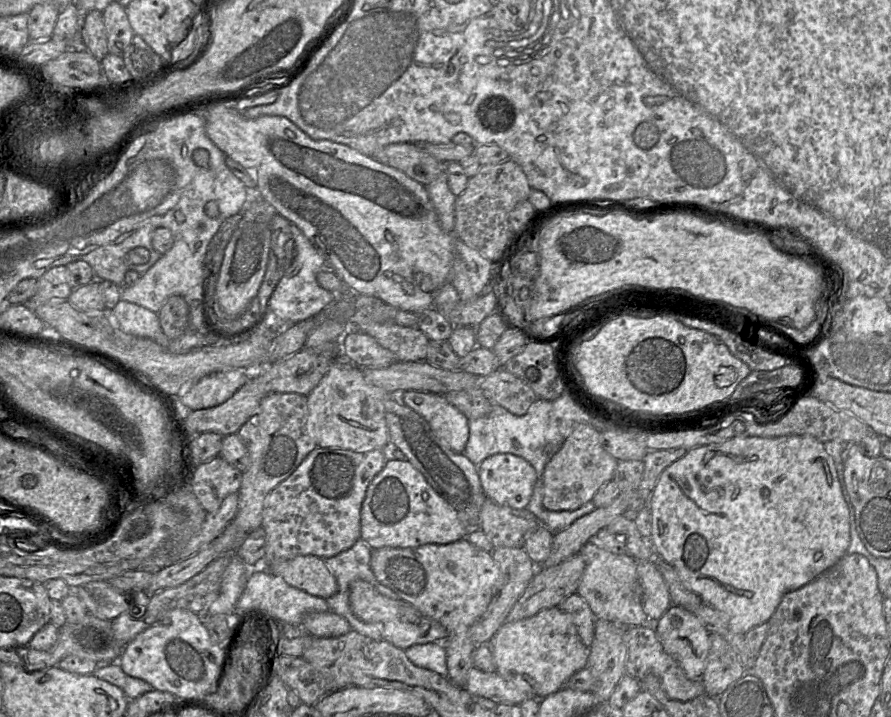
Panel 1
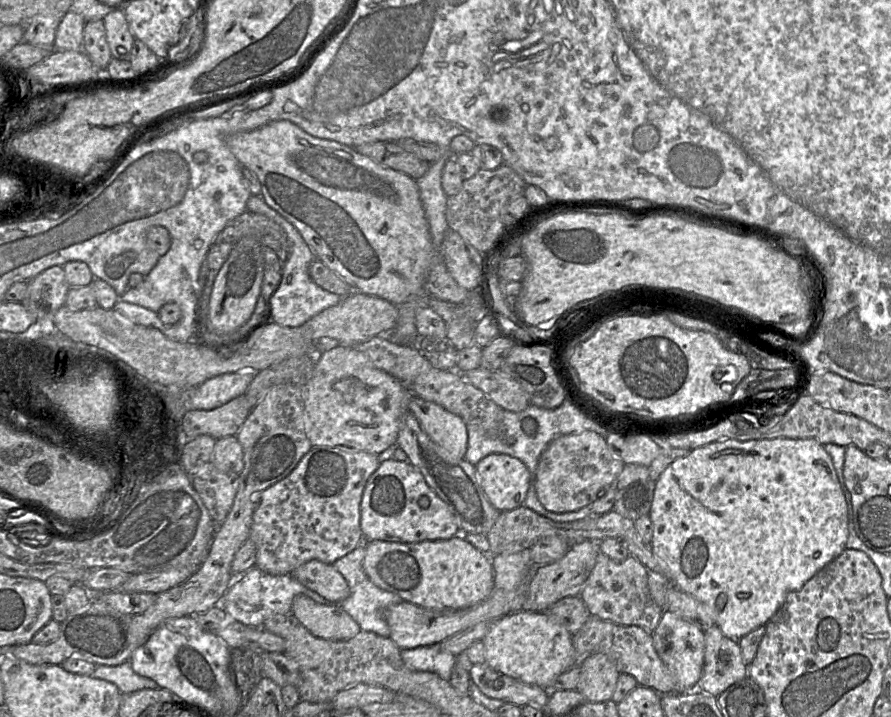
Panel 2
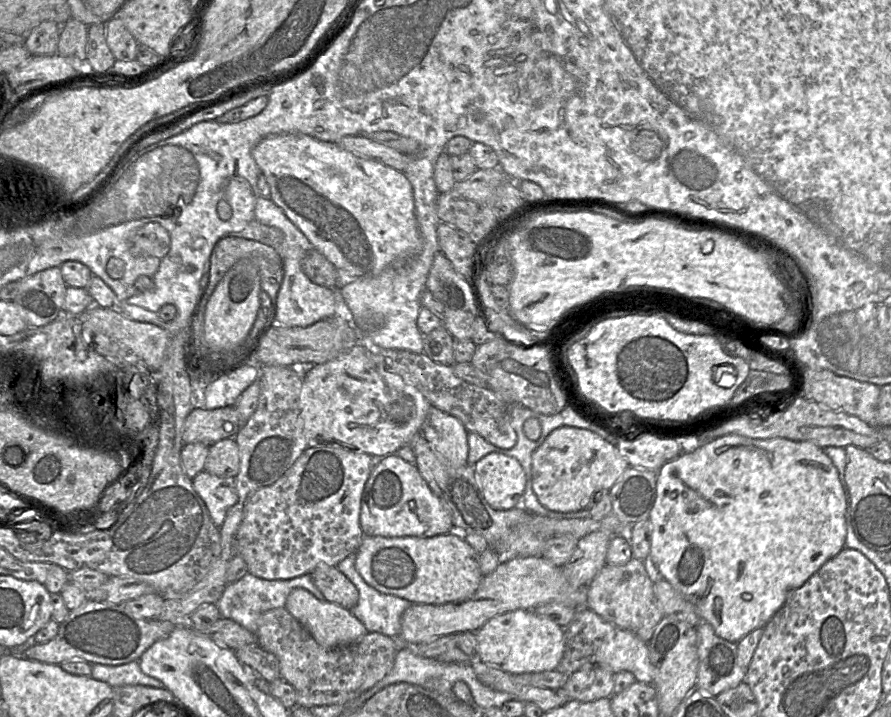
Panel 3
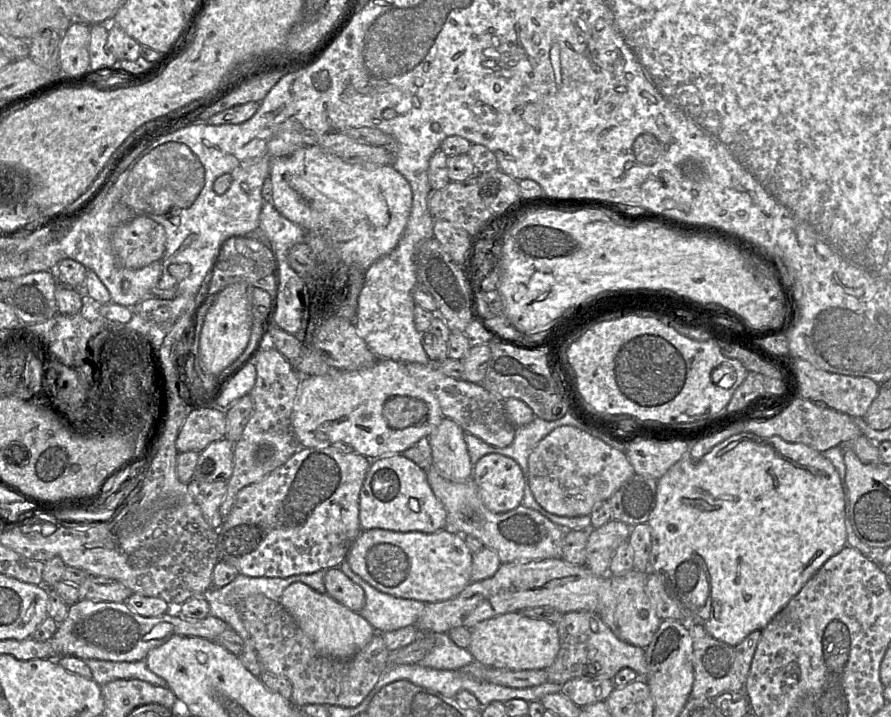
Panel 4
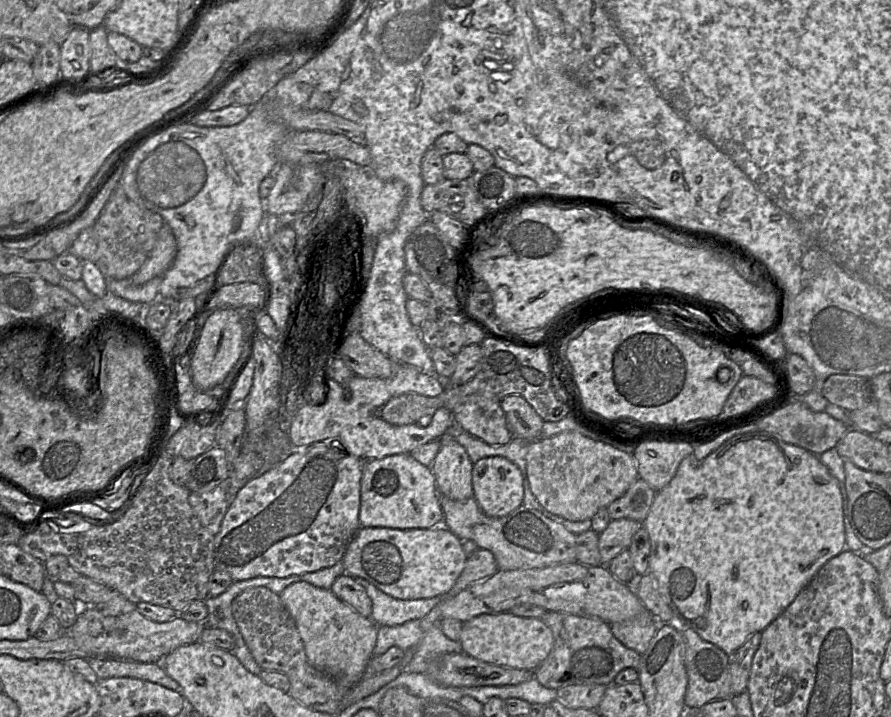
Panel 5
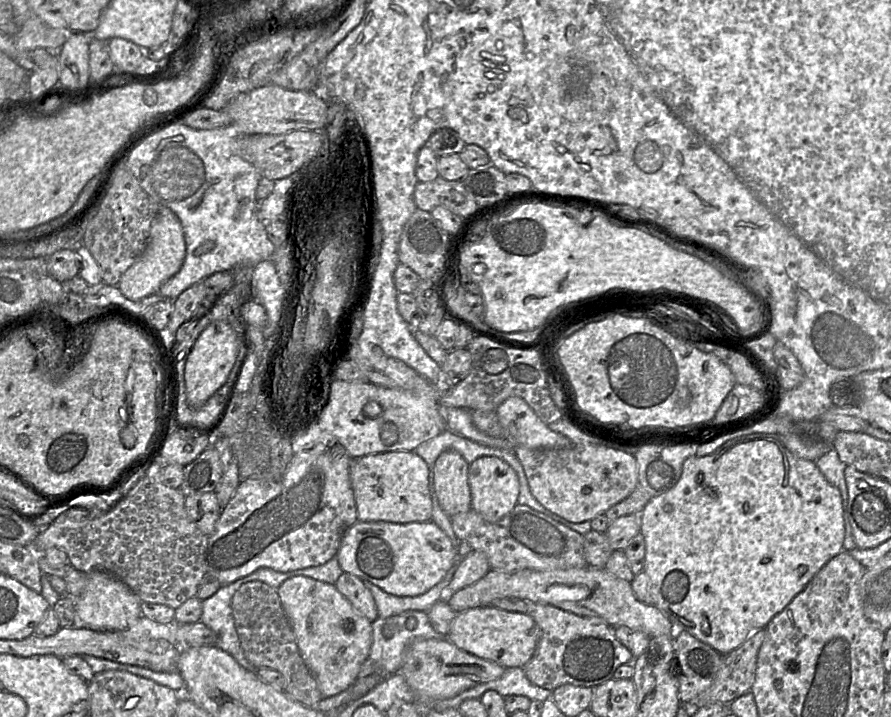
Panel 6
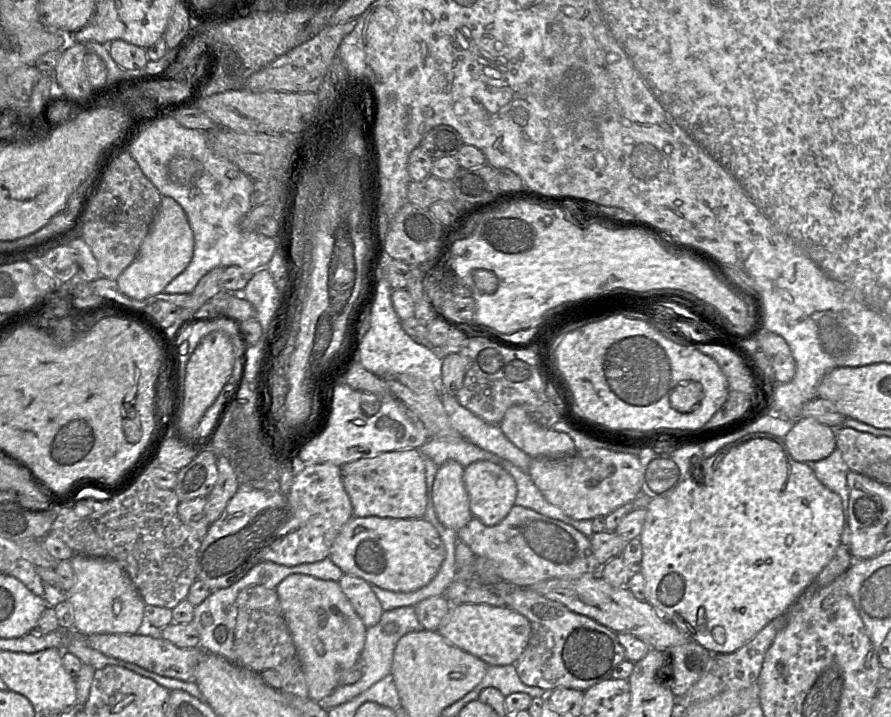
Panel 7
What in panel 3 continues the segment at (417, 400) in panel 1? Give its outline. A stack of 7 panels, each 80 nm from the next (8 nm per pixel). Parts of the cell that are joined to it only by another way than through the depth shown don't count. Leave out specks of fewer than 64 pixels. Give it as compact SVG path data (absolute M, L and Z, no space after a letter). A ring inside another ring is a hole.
M431 405L421 434L431 448L453 467L468 464L468 431L456 417Z

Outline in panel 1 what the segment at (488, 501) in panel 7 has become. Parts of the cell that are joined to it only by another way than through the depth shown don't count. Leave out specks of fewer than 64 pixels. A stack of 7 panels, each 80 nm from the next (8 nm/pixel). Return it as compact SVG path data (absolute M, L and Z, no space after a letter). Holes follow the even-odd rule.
M494 454L478 465L481 487L488 499L514 509L524 509L531 500L537 475L534 467L525 459L510 454Z

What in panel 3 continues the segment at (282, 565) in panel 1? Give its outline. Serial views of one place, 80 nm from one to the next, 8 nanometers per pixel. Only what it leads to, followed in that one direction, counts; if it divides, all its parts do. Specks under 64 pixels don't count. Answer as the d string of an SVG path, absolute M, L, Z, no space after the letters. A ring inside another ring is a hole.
M320 563L310 575L326 601L338 604L346 609L351 609L358 603L358 589L335 566Z

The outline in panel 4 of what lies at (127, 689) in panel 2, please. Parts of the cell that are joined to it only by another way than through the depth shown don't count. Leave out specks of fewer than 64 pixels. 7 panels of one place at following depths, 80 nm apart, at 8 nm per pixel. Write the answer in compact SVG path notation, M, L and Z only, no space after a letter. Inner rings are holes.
M84 660L92 672L92 679L100 686L117 680L141 680L162 688L167 682L149 670L145 661L114 662L107 660Z

